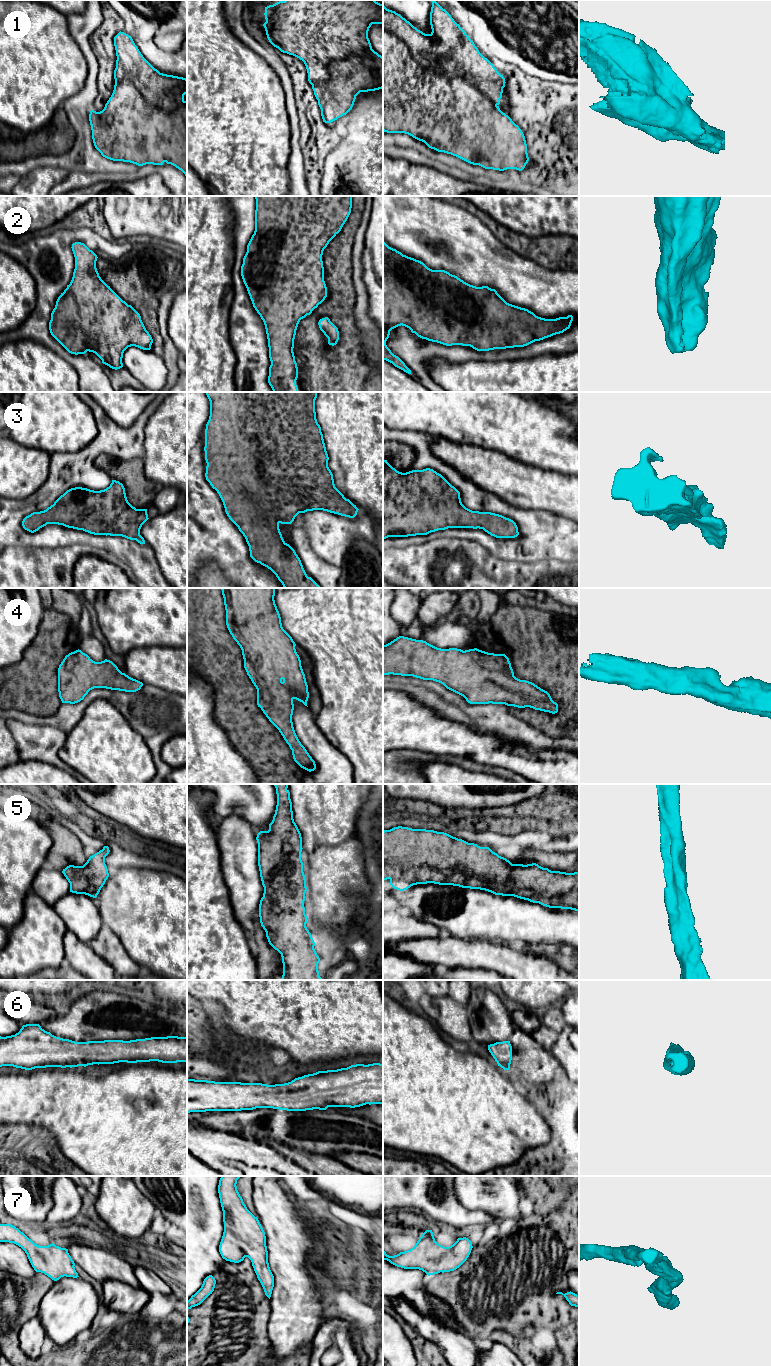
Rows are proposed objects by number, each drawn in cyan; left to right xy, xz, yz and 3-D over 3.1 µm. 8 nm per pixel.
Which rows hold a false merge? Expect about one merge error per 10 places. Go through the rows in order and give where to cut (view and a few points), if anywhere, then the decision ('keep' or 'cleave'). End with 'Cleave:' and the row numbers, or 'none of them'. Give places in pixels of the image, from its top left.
1: cut yz (383, 28), (398, 36), (424, 67), (463, 77), (496, 105); cleave
2: cut none; keep
3: cut none; keep
4: cut none; keep
5: cut none; keep
6: cut none; keep
7: cut none; keep
Cleave: 1

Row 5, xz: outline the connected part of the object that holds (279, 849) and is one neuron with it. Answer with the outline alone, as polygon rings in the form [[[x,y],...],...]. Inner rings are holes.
[[[274,784],[274,786],[277,794],[277,805],[273,820],[269,824],[269,830],[260,831],[256,837],[258,843],[258,866],[264,887],[263,897],[259,904],[260,923],[266,932],[269,944],[281,954],[283,963],[282,980],[323,980],[319,976],[318,963],[320,958],[314,949],[315,942],[306,927],[307,916],[305,914],[304,901],[307,887],[301,860],[303,849],[301,833],[293,819],[290,792],[287,789],[288,784]]]

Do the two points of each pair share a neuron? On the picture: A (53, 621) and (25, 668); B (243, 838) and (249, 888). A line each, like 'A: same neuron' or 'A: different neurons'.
A: same neuron
B: same neuron

